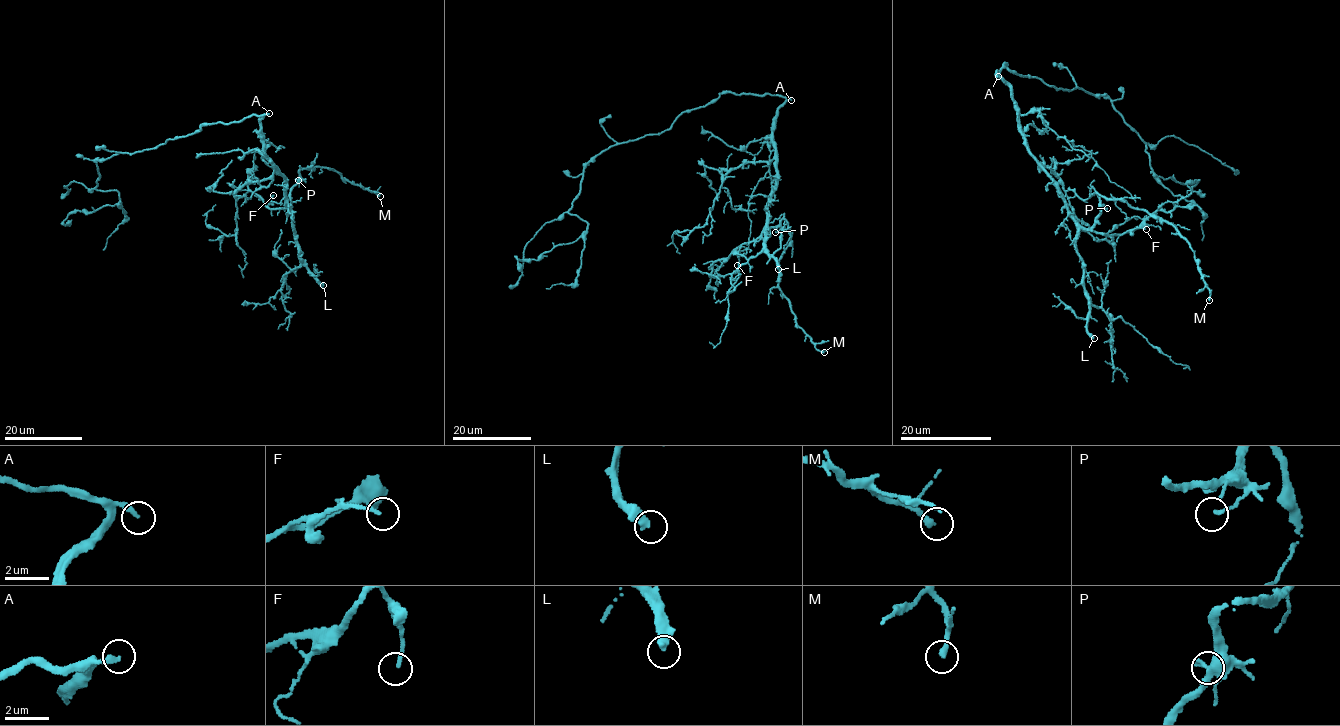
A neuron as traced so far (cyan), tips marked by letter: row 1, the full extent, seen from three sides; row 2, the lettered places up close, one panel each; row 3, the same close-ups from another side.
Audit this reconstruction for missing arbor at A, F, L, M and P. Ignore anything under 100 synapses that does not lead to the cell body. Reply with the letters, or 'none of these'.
A, L

